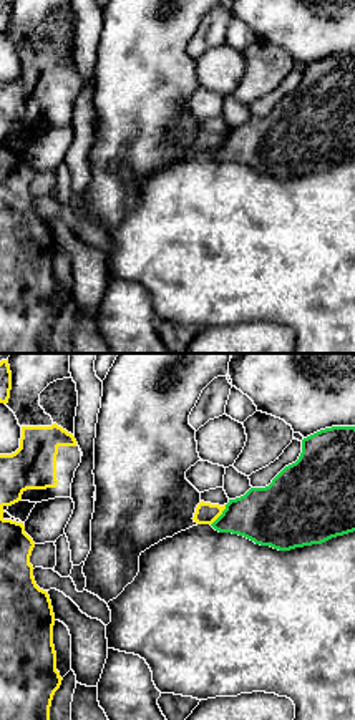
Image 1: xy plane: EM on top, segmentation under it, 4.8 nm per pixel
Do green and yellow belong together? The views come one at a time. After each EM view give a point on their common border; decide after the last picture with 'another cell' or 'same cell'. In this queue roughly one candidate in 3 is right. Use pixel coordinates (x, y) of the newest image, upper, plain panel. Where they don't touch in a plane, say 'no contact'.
contact (221, 143)

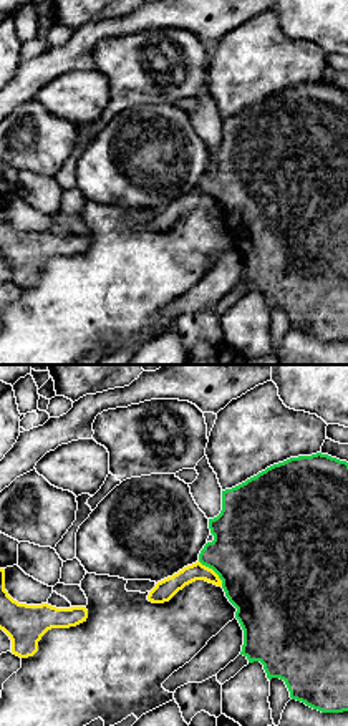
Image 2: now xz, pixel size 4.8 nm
contact (214, 199)

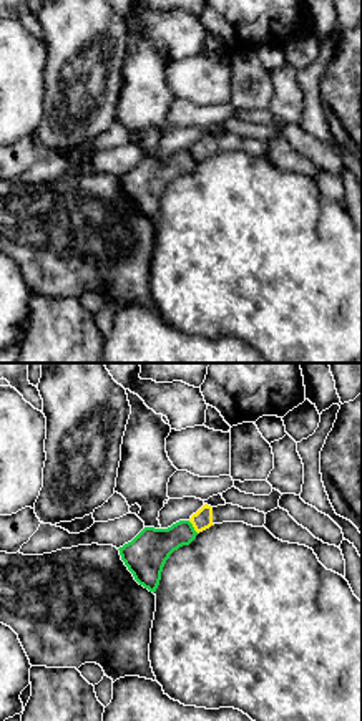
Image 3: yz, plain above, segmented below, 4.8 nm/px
contact (193, 156)

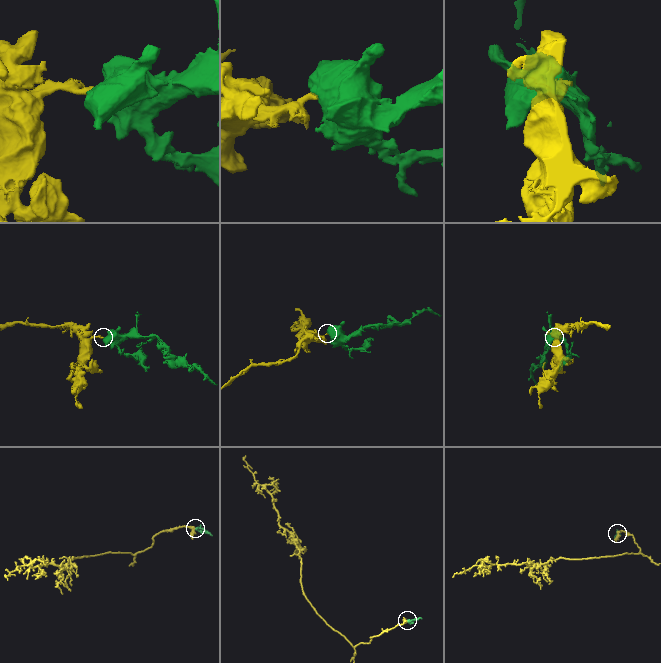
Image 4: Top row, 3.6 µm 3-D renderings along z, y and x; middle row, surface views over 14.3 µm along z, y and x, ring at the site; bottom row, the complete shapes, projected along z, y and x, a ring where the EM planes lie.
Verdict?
another cell

